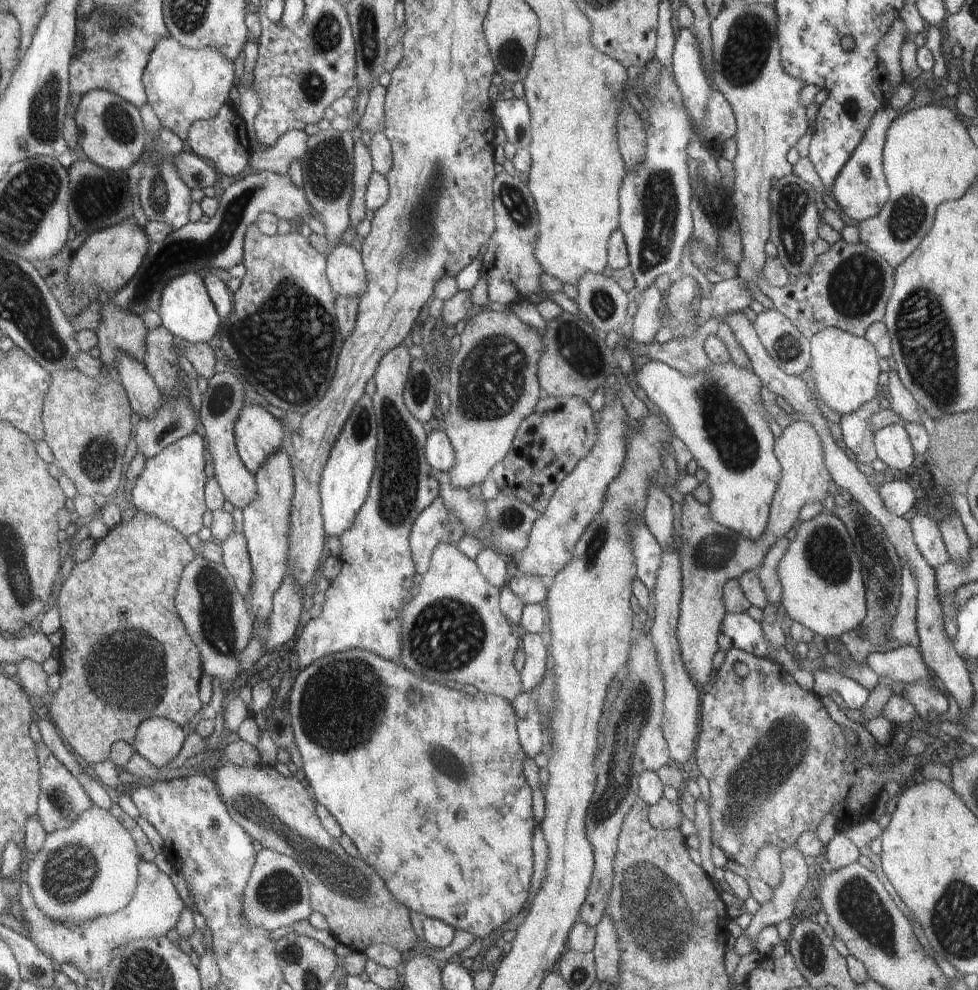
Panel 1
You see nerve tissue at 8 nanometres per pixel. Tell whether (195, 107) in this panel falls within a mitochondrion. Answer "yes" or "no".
no

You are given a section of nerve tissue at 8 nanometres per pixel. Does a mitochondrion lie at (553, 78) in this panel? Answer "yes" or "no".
no

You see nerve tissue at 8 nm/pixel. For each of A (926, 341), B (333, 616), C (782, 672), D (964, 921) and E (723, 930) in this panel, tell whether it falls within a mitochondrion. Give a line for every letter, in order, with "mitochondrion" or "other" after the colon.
A: mitochondrion
B: other
C: other
D: mitochondrion
E: other

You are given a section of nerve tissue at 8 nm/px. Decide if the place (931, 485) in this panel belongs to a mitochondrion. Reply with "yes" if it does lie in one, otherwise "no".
no

